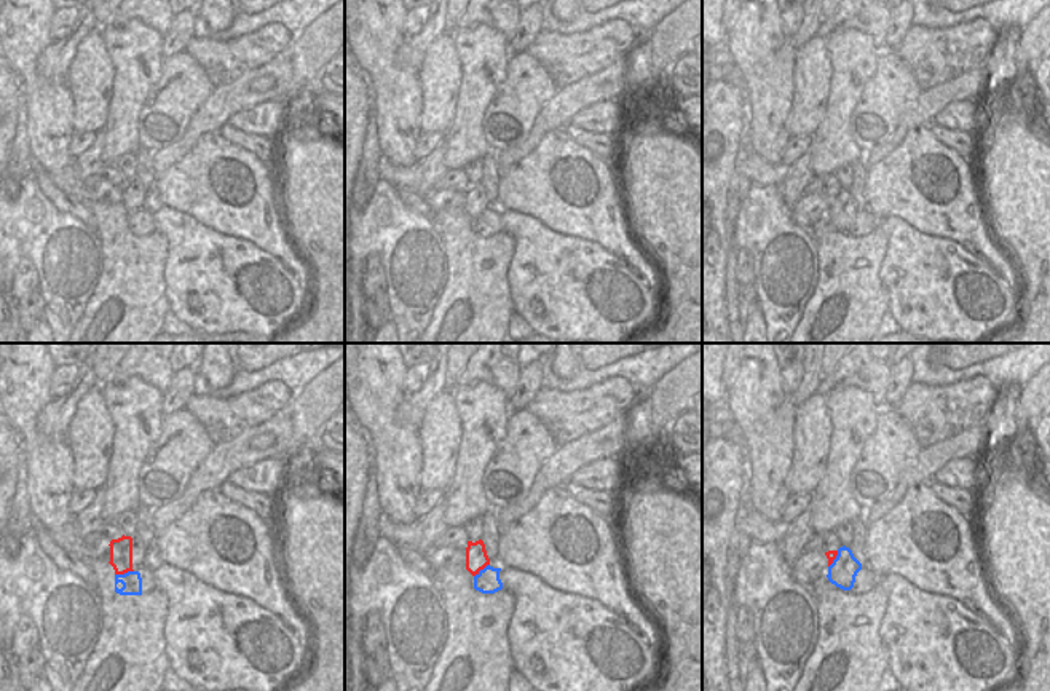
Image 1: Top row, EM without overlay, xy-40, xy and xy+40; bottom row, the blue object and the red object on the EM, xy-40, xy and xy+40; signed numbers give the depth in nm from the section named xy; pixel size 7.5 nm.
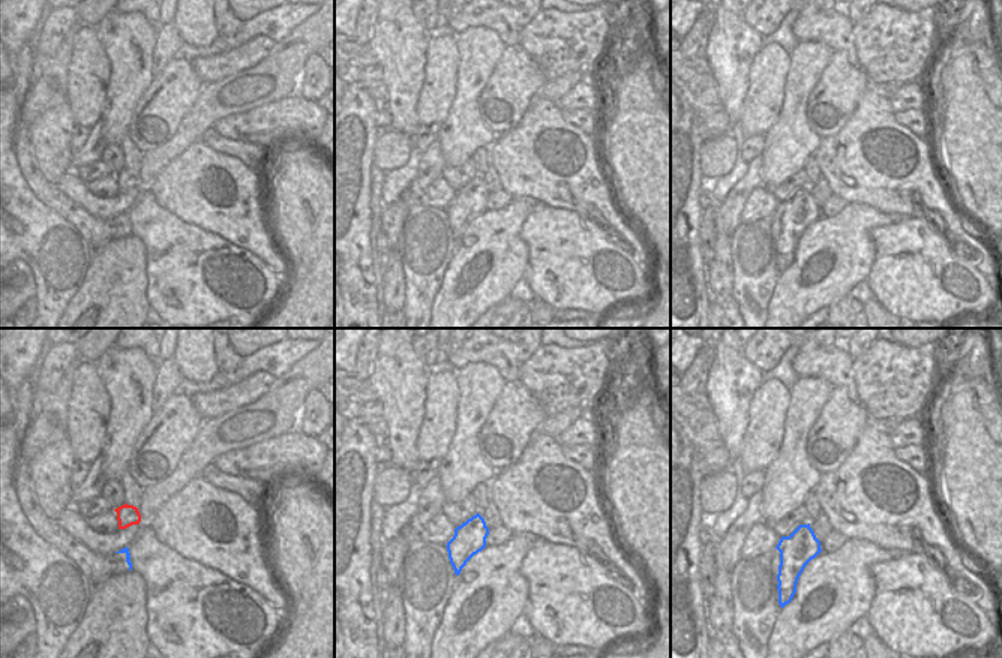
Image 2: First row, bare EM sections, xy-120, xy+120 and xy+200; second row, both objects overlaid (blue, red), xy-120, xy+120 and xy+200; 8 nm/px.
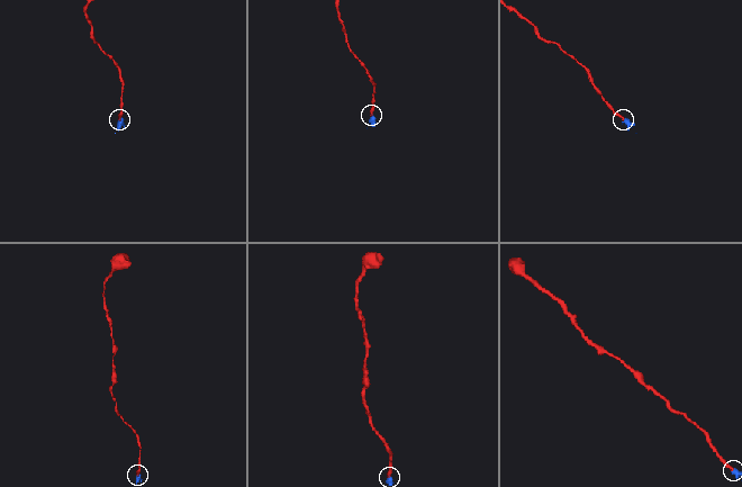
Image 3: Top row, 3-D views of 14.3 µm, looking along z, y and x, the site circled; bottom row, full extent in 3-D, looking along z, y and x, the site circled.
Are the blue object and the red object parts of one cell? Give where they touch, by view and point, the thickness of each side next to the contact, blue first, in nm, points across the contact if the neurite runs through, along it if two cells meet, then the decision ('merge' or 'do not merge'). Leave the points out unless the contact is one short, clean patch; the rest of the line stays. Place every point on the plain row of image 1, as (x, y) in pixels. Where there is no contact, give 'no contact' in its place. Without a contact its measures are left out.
xy-40 (123, 217) | 150/170 nm | across xy-40 (131, 224), (123, 217), (120, 192) | merge

